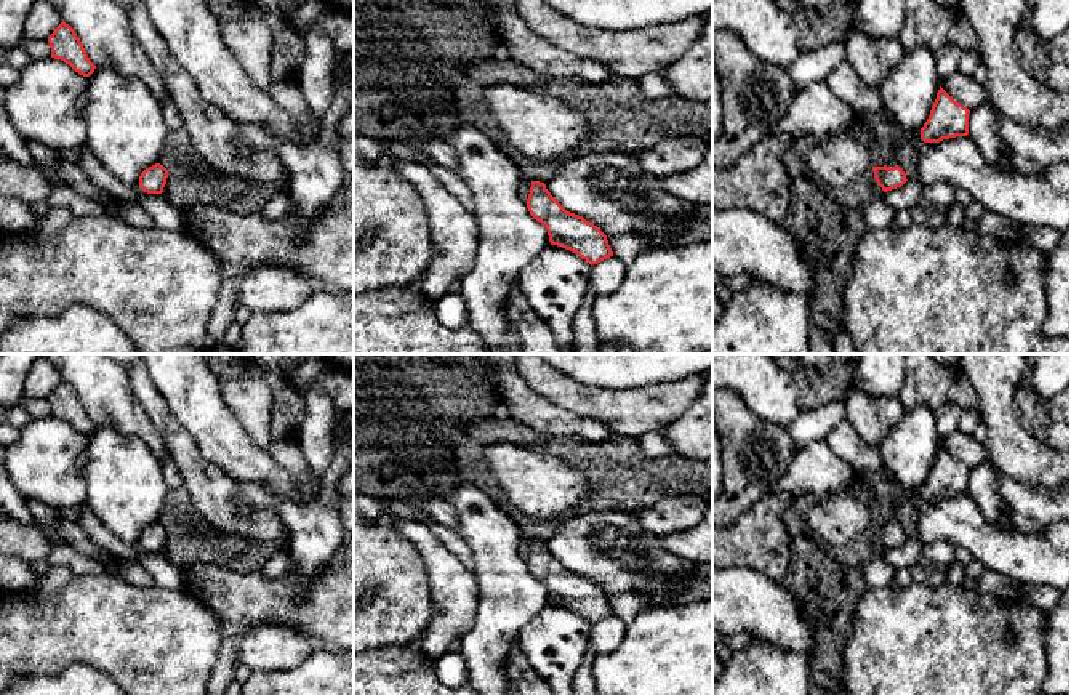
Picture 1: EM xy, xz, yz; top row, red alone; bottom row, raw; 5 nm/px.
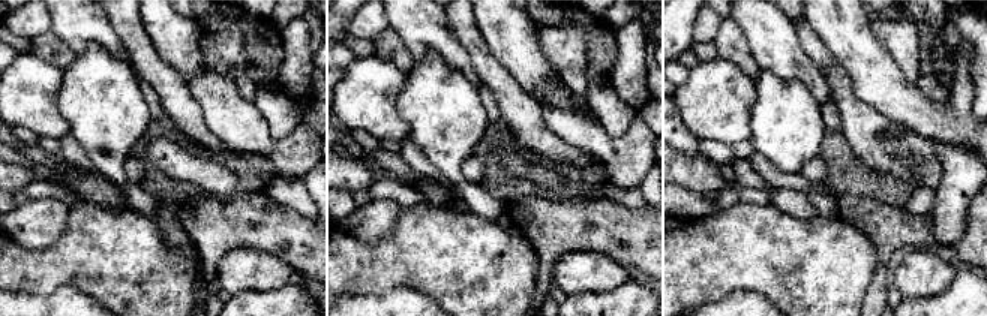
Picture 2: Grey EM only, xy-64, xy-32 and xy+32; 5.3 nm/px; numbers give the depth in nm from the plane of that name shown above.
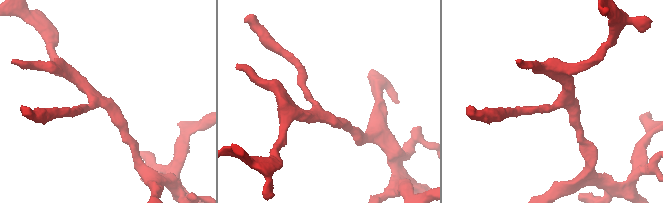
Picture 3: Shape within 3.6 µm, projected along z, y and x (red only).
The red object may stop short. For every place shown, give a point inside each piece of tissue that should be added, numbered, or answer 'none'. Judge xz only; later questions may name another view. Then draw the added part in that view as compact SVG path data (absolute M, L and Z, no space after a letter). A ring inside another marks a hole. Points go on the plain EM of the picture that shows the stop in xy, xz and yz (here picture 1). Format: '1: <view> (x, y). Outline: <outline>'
none

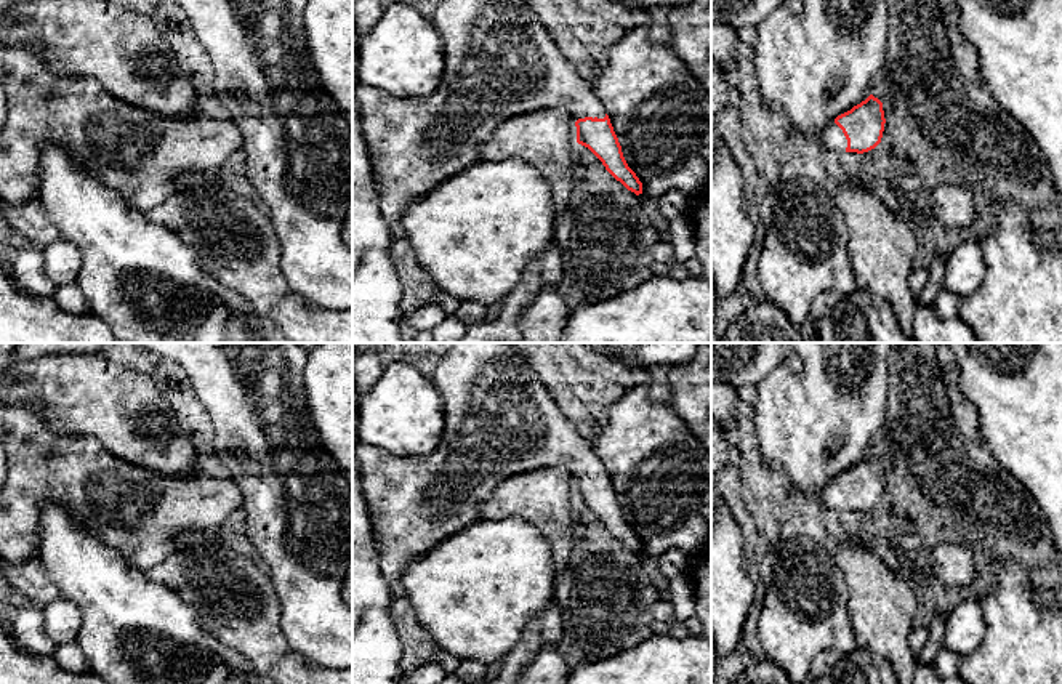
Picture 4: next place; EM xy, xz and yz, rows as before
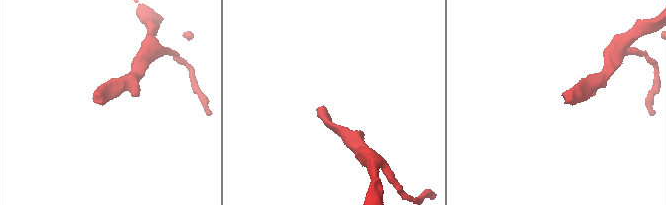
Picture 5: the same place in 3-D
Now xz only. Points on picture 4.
1: xz (500, 420). Outline: M453 343L437 362L431 380L445 408L444 434L431 453L396 457L360 442L354 450L380 570L392 597L405 594L405 567L481 521L481 505L511 474L564 466L577 481L585 476L604 477L607 473L591 437L583 436L559 410L516 343Z

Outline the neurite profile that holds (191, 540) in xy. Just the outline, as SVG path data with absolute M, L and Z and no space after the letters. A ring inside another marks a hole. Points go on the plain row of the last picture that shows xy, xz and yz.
M210 529L203 532L189 530L186 533L181 533L176 540L176 551L194 551L197 548L213 549L221 545L223 540L219 529Z

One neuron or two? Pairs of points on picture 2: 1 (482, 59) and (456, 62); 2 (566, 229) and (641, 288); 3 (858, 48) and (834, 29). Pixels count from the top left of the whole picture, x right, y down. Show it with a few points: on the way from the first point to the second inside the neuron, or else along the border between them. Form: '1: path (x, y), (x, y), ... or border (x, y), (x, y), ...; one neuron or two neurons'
1: border (452, 30), (482, 83); two neurons
2: border (635, 273), (647, 280); two neurons
3: path (852, 42), (840, 30); one neuron

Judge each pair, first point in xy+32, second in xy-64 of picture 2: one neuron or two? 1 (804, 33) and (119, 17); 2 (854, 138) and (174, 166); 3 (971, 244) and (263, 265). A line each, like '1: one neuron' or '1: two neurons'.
1: one neuron
2: two neurons
3: two neurons

